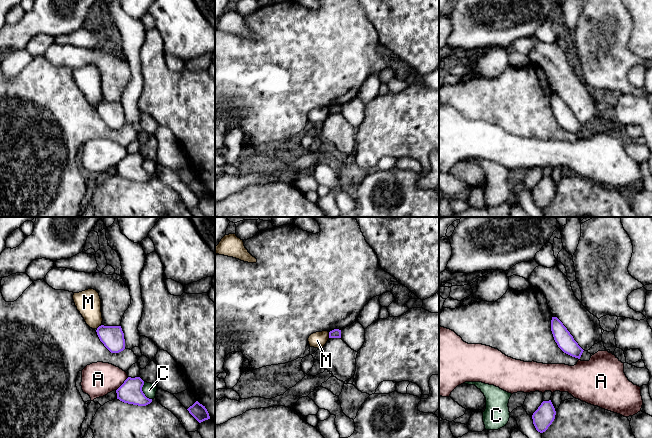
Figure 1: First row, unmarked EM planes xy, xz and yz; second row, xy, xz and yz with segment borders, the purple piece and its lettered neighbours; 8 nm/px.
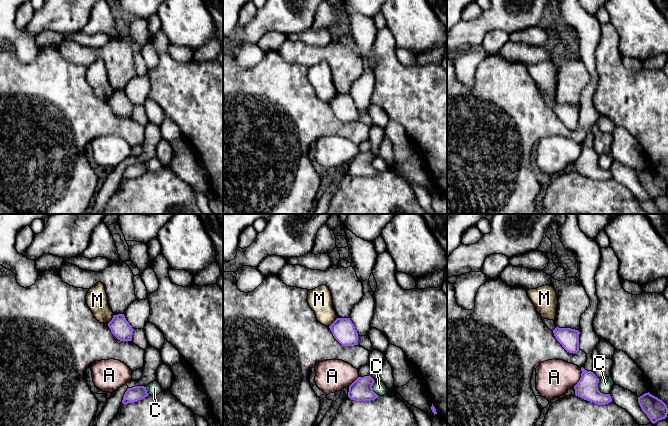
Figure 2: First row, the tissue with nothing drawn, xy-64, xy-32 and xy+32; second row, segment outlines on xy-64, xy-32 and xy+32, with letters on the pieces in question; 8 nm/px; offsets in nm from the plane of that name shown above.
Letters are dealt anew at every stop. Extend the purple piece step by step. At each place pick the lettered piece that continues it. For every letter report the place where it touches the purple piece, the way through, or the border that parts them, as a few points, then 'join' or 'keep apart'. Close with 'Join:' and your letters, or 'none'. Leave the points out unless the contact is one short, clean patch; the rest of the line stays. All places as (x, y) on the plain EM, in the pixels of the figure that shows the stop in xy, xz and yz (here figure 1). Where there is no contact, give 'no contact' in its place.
A: xy (122, 160) | keep apart
C: xy (142, 168) | keep apart
M: xz (329, 111) | along xz (328, 108), (329, 113) | keep apart
Join: none

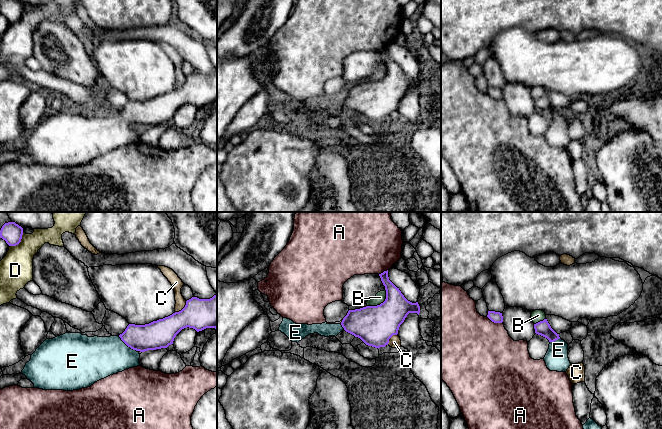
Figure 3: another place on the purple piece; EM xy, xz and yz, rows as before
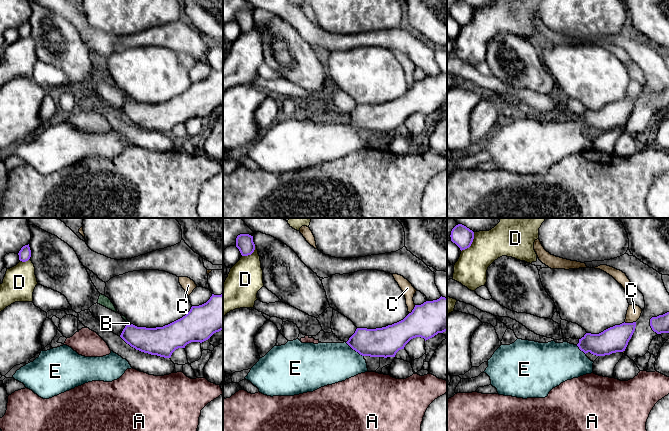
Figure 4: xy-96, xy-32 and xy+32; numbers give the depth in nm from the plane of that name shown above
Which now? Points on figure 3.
A: yz (495, 98) | keep apart
B: xz (381, 79) | keep apart
C: xy (183, 84) | keep apart
D: xy (20, 17) | along xy (23, 6), (21, 16), (17, 20), (10, 22) | keep apart
E: xy (127, 121) | across xy (156, 111), (134, 114), (127, 121), (118, 129), (99, 133) | join
Join: E

